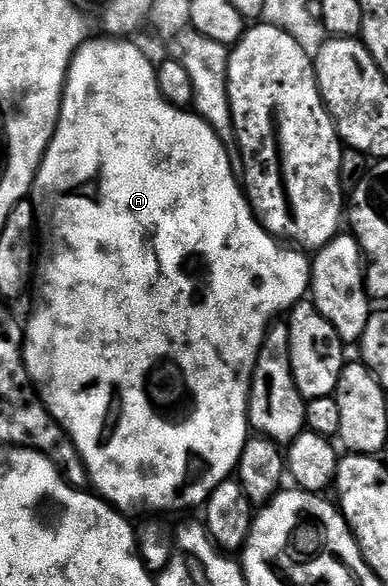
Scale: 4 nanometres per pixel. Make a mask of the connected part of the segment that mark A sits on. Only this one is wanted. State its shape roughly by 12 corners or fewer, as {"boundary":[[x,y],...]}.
{"boundary":[[132,39],[32,185],[24,366],[121,511],[237,472],[312,263]]}

